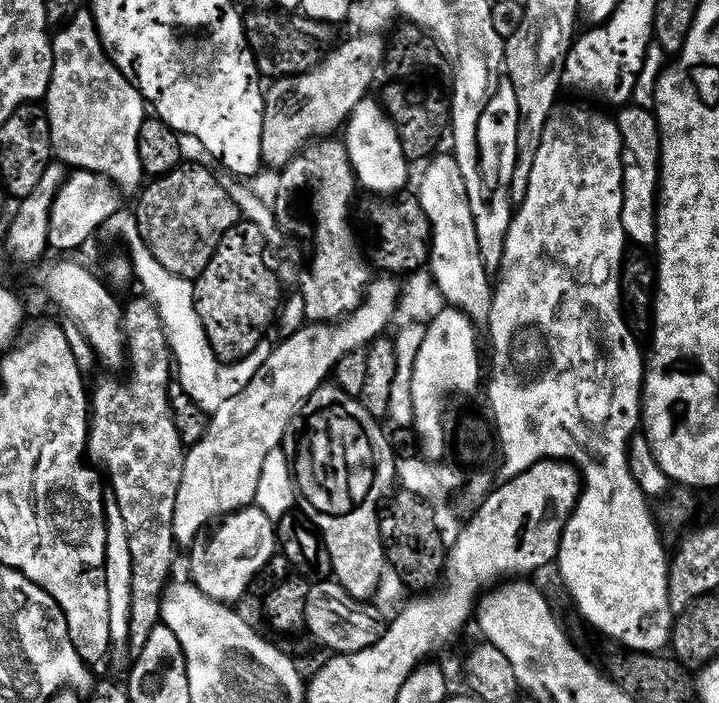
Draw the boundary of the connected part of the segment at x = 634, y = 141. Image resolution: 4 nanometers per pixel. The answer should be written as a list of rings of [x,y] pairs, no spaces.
[[[624,106],[615,113],[616,125],[620,127],[620,138],[624,142],[624,150],[620,161],[624,167],[622,178],[622,230],[625,237],[636,246],[652,246],[656,242],[656,201],[658,199],[658,181],[660,179],[660,129],[656,126],[656,117],[644,108]]]

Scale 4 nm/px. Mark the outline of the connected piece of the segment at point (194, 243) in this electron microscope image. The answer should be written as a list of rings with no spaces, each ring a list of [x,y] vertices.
[[[177,166],[165,176],[149,179],[149,184],[145,183],[139,189],[140,201],[137,202],[136,208],[134,207],[134,215],[141,240],[154,258],[171,274],[195,278],[202,274],[206,262],[212,257],[212,250],[216,247],[220,233],[226,227],[224,215],[227,214],[228,208],[230,209],[230,192],[227,187],[219,188],[212,181],[211,174],[204,169],[184,167]]]

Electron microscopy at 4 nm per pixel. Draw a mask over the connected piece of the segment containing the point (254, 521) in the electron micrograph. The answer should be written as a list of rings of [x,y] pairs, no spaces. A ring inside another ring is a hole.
[[[252,504],[228,513],[215,528],[212,536],[205,531],[199,532],[189,545],[188,576],[200,592],[212,600],[230,604],[247,593],[254,572],[274,554],[275,527],[263,510]]]

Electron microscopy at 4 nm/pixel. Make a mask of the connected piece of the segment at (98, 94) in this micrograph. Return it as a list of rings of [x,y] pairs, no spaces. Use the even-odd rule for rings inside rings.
[[[86,48],[86,56],[78,62],[66,62],[66,54],[52,54],[48,90],[56,90],[60,102],[58,130],[52,131],[52,142],[55,145],[59,140],[66,140],[78,144],[84,150],[76,152],[76,168],[103,174],[104,166],[110,162],[110,178],[121,189],[135,189],[141,183],[140,176],[142,177],[138,158],[138,134],[146,119],[146,101],[139,88],[133,81],[126,79],[120,65],[110,59],[107,52],[92,54],[94,50],[104,48]],[[98,76],[104,76],[104,80],[98,80]],[[110,86],[114,86],[114,90],[110,90]]]

